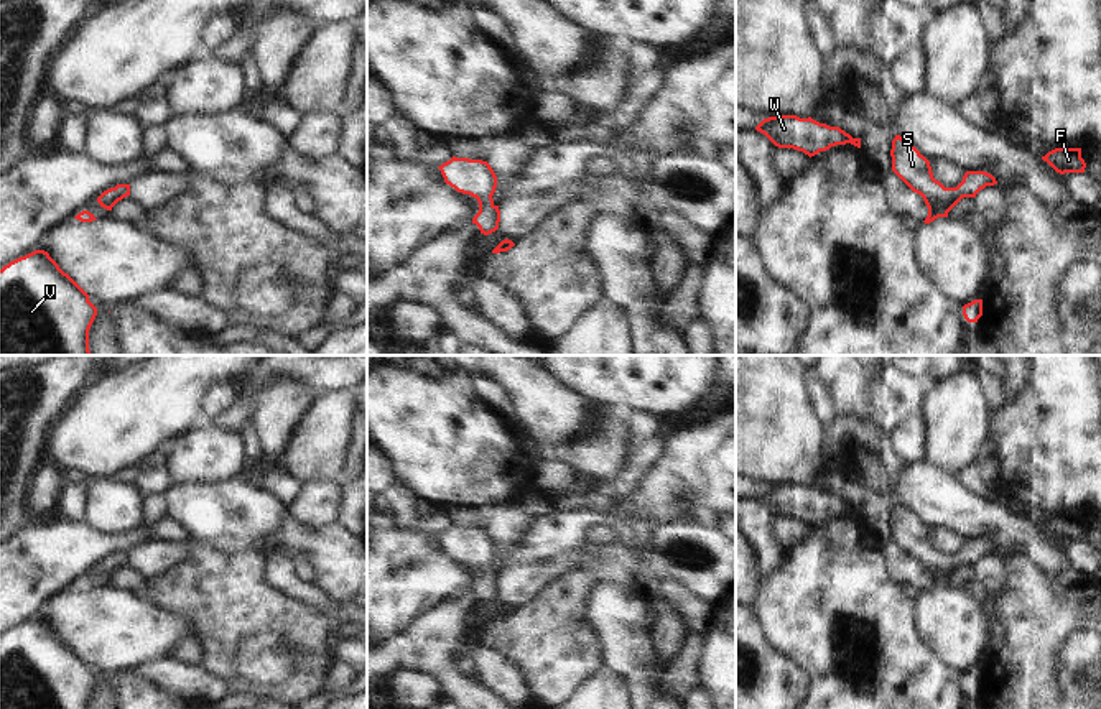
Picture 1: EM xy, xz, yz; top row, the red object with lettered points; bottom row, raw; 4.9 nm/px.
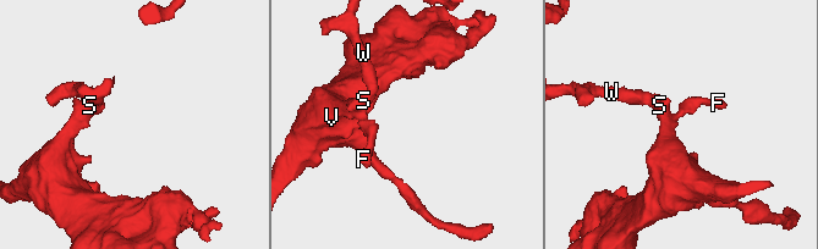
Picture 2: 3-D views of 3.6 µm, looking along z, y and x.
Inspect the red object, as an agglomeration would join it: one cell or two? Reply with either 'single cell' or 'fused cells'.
single cell

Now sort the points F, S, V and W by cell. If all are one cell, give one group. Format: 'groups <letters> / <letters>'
groups F S V W

